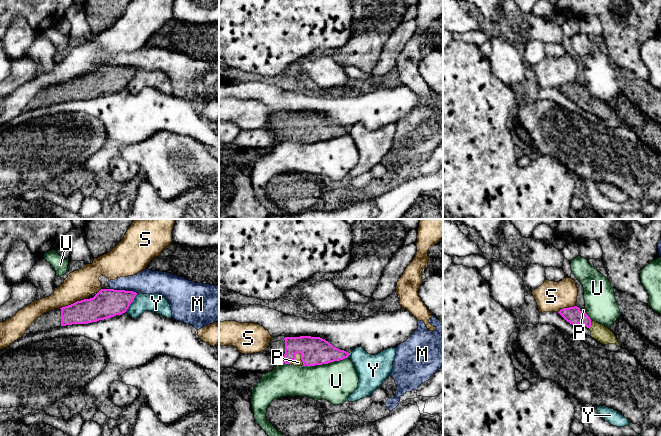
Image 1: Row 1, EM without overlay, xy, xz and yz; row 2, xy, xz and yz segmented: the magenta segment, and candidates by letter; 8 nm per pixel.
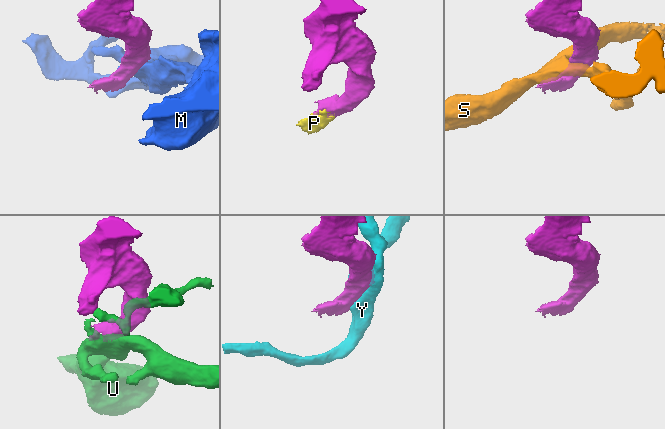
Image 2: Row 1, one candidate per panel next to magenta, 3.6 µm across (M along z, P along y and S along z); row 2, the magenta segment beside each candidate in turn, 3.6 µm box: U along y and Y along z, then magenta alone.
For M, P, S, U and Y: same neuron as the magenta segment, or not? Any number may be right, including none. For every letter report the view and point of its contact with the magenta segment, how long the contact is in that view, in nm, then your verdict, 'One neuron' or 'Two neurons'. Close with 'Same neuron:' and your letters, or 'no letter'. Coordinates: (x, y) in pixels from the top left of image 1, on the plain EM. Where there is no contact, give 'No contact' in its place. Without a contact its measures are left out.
M: Touches magenta at xy (123, 66). Shared border 220 nm. Two neurons
P: Touches magenta at xz (295, 133). Shared border 130 nm. One neuron
S: Touches magenta at xy (73, 79). Shared border 220 nm. Two neurons
U: Touches magenta at xz (325, 139). Shared border 360 nm. Two neurons
Y: Touches magenta at xy (132, 77). Shared border 180 nm. Two neurons
Same neuron: P

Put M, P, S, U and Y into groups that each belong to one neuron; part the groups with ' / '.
M / P / S / U / Y

